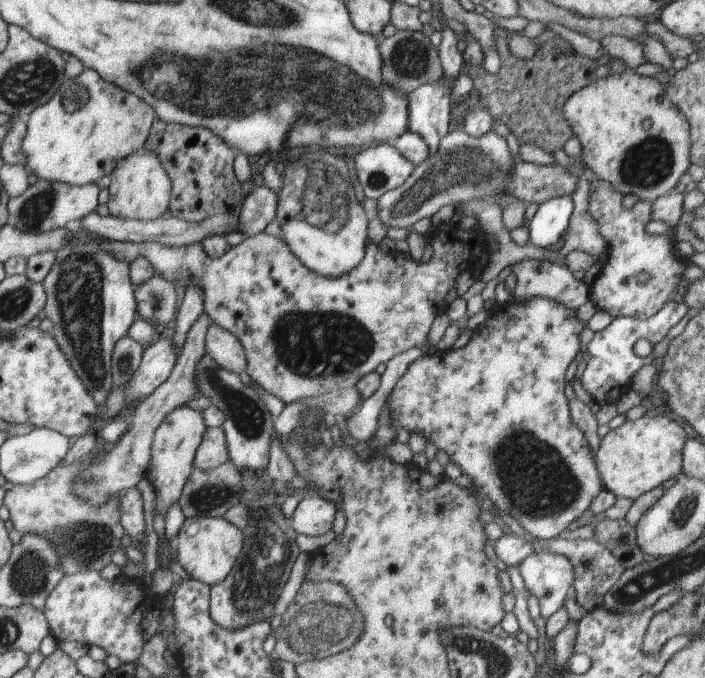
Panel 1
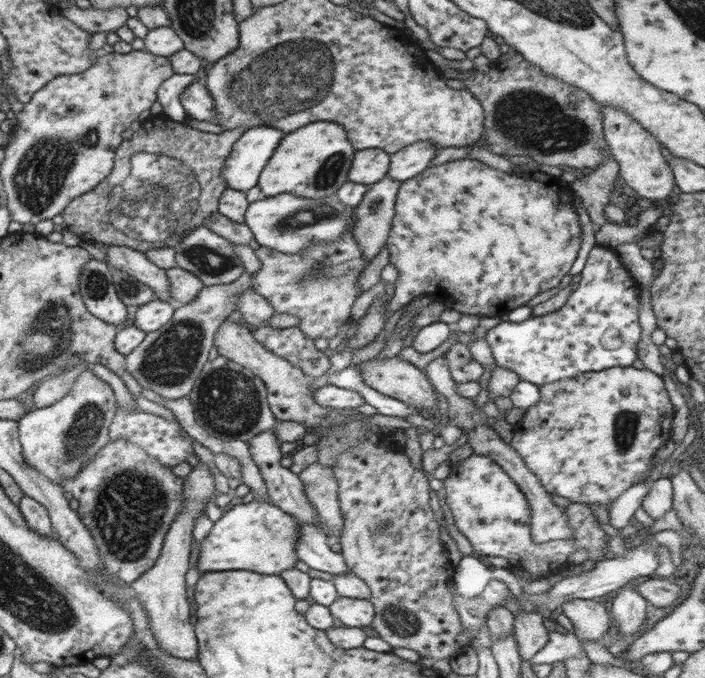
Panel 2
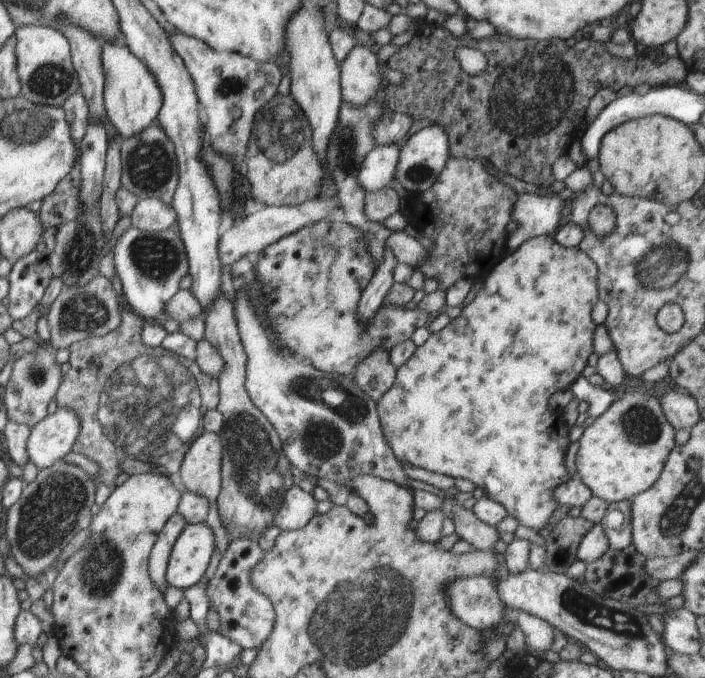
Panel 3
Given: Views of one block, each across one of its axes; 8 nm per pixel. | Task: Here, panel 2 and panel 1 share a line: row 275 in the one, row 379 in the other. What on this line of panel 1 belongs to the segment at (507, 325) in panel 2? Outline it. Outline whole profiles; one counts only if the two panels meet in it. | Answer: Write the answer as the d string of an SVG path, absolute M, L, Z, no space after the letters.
M681 281L676 288L674 298L664 302L664 306L654 316L646 320L616 317L606 328L594 332L592 340L586 346L590 360L580 378L584 390L592 396L596 404L616 403L619 397L630 388L632 377L636 372L643 366L653 364L653 354L640 357L634 352L633 348L638 340L646 339L654 348L664 339L669 330L688 314L689 308L683 302L683 296L688 287Z

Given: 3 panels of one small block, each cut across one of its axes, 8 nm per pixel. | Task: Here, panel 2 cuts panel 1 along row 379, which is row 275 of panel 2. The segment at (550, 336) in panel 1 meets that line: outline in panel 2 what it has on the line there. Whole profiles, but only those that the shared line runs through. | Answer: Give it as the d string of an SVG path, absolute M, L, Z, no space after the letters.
M468 158L426 168L418 176L401 183L386 242L389 263L400 272L394 295L388 302L388 314L392 316L420 294L444 294L446 300L452 300L452 296L458 294L460 298L470 296L470 304L454 304L454 310L482 314L488 323L528 304L540 292L556 288L569 274L586 229L580 226L574 202L571 187L561 177L538 169L528 170L524 176L510 174Z

